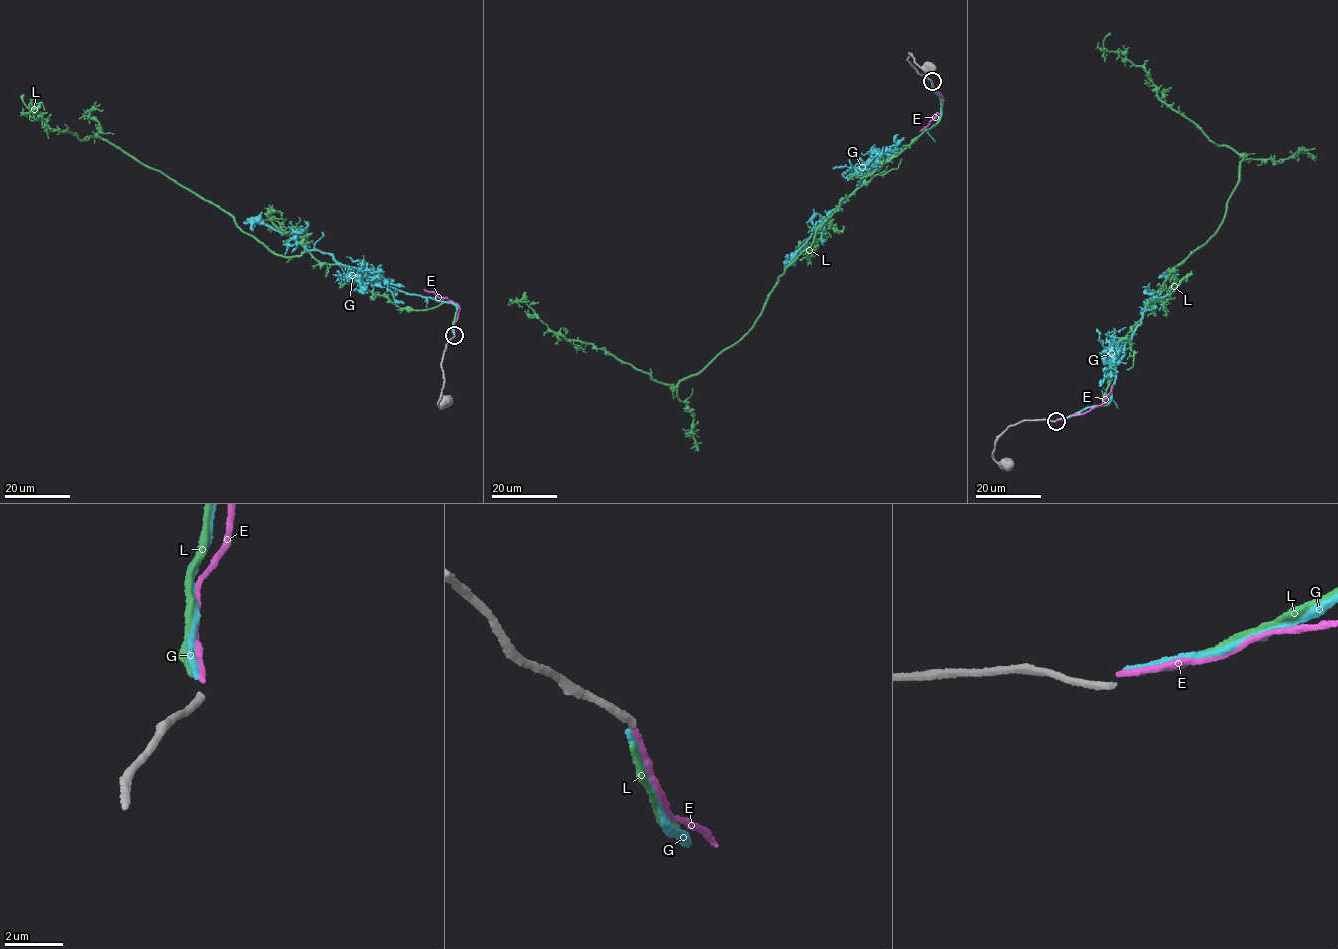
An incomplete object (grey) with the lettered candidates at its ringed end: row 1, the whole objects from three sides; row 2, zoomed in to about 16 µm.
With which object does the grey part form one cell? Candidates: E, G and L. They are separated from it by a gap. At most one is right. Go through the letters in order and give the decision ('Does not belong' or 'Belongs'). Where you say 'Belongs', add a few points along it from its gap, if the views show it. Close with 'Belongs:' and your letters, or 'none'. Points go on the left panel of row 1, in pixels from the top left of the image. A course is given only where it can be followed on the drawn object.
E: Does not belong
G: Belongs. Its course: (454, 334), (457, 307), (400, 292), (363, 270), (343, 265), (331, 255), (310, 250), (291, 234), (245, 221)
L: Does not belong
Belongs: G

